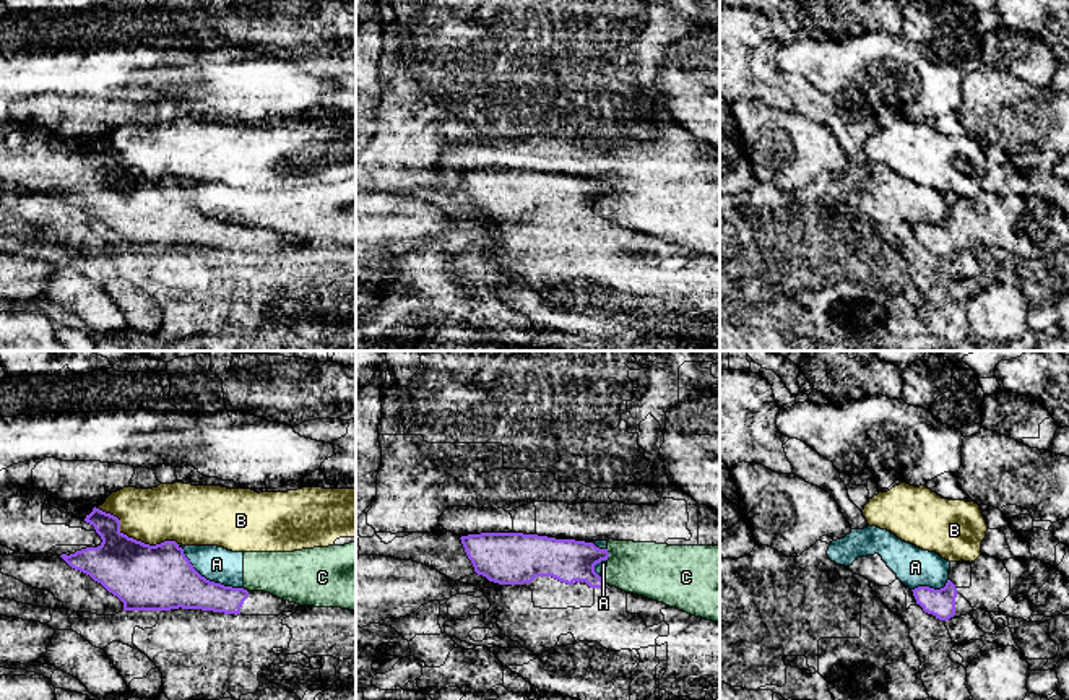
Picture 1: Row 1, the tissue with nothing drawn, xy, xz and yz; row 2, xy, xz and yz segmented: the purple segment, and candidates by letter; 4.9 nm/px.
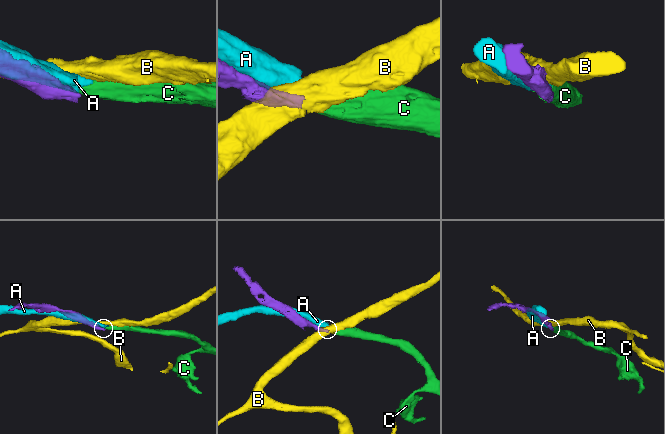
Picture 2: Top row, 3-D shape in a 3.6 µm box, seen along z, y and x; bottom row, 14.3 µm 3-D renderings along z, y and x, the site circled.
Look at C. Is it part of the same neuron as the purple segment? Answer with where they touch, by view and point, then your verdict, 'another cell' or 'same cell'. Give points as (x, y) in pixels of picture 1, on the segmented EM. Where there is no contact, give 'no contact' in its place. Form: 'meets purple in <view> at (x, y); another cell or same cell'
meets purple in xz at (608, 554); another cell

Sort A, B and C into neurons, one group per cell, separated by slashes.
A C / B

